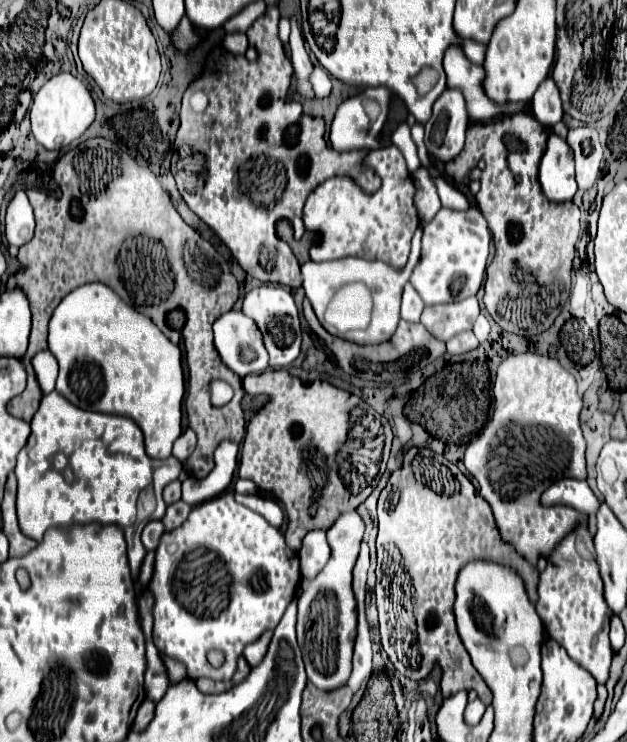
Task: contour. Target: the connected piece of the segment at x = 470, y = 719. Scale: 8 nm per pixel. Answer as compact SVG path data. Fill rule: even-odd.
M474 699L474 701L468 703L468 707L466 707L466 713L464 713L466 723L468 723L468 725L478 725L478 721L480 721L482 715L484 715L484 711L486 711L486 705L484 705L480 699Z

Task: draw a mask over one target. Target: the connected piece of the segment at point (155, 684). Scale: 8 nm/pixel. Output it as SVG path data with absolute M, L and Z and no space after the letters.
M146 653L146 675L144 675L144 687L148 699L158 703L162 695L168 689L168 677L166 677L166 667L162 665L162 659L158 653Z

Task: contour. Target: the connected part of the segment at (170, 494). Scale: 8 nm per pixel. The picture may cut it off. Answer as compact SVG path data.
M180 481L168 483L164 487L164 501L166 501L166 505L172 505L172 503L180 501Z

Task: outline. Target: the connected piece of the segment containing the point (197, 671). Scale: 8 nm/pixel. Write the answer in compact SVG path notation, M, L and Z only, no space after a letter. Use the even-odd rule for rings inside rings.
M232 493L214 497L192 507L188 519L178 529L166 531L162 535L160 547L156 549L154 577L150 581L150 591L156 599L154 643L162 653L186 665L188 679L196 681L200 677L208 677L214 681L230 681L242 649L256 641L266 629L274 629L280 623L286 607L294 601L298 585L298 553L284 543L284 535L278 533L278 529L274 529L258 513L236 503ZM210 649L224 651L226 661L222 667L214 669L208 663L206 653Z

